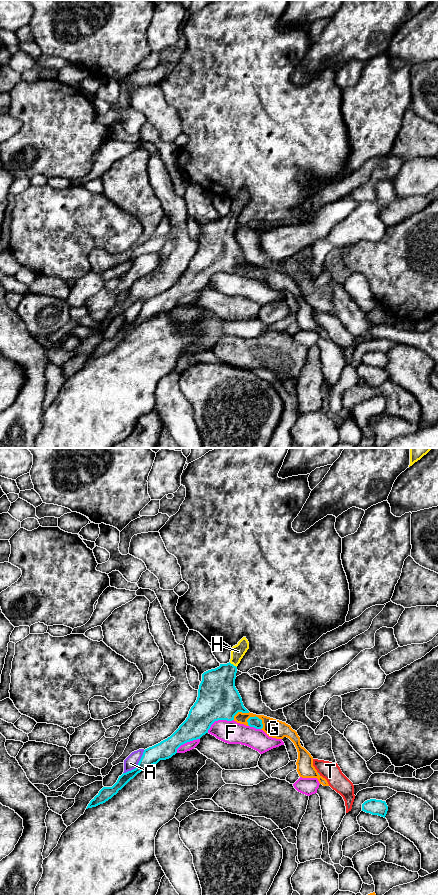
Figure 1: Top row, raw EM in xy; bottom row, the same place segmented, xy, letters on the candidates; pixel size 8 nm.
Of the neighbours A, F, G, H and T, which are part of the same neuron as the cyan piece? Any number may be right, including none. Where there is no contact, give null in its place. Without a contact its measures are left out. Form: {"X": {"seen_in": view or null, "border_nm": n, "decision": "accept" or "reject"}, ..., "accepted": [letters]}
{"A": {"seen_in": "xy", "border_nm": 260, "decision": "reject"}, "F": {"seen_in": "xy", "border_nm": 240, "decision": "reject"}, "G": {"seen_in": "xy", "border_nm": 160, "decision": "reject"}, "H": {"seen_in": "xy", "border_nm": 80, "decision": "accept"}, "T": {"seen_in": null, "decision": "reject"}, "accepted": ["H"]}

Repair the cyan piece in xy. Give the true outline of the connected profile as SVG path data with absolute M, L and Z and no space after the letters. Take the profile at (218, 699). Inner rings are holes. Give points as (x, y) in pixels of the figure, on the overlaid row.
M243 637L231 649L229 663L220 664L219 667L202 674L197 700L179 728L167 739L145 749L136 768L119 776L112 787L103 787L86 809L105 803L138 773L157 764L160 760L171 758L181 745L200 739L208 733L215 721L232 721L238 712L249 713L235 687L237 666L249 649L249 642L246 637Z

